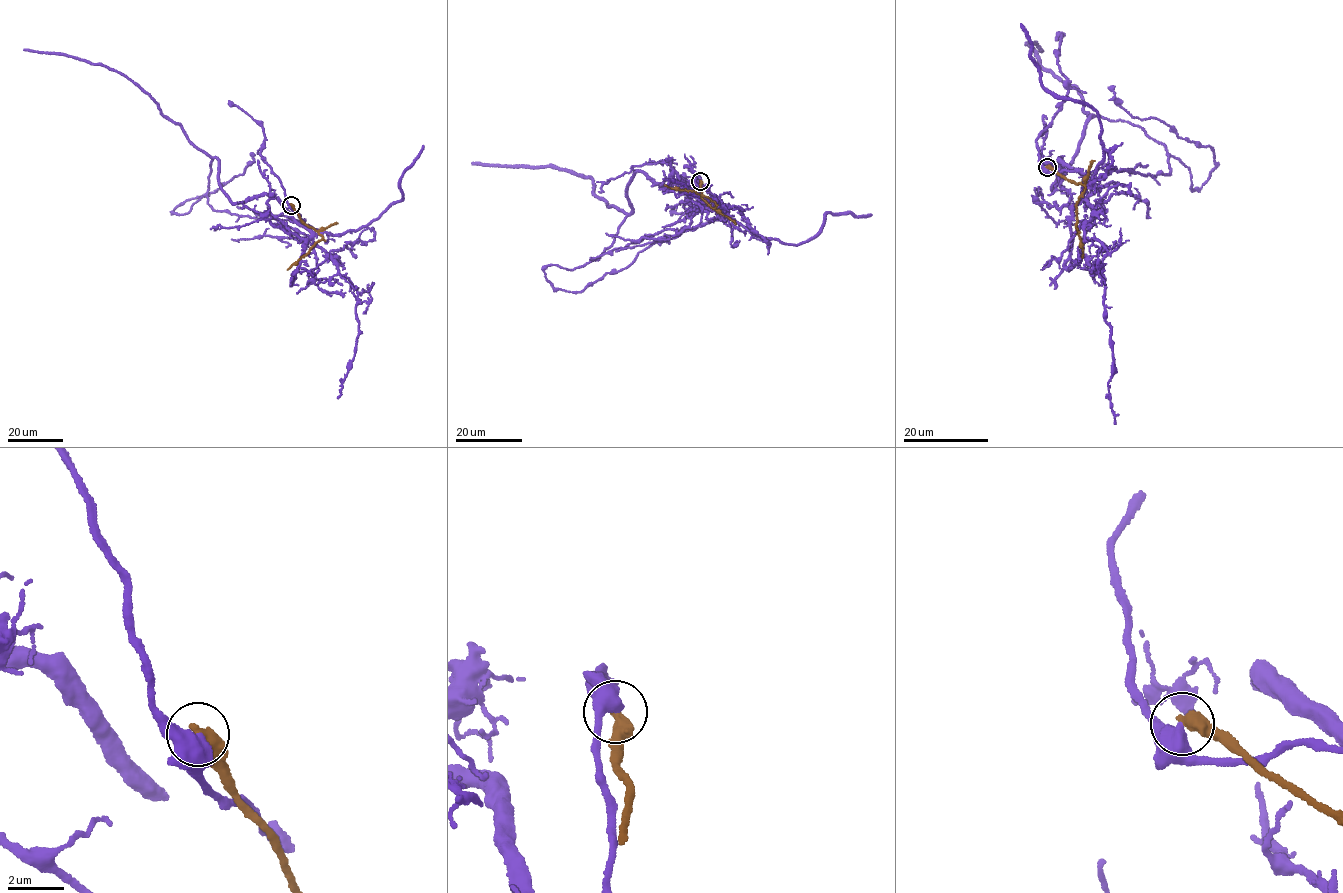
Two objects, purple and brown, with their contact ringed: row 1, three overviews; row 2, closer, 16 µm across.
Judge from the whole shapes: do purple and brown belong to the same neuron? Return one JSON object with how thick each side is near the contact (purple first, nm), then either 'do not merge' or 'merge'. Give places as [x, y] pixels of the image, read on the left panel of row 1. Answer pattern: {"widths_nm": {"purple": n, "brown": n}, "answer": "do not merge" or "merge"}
{"widths_nm": {"purple": 600, "brown": 460}, "answer": "do not merge"}

